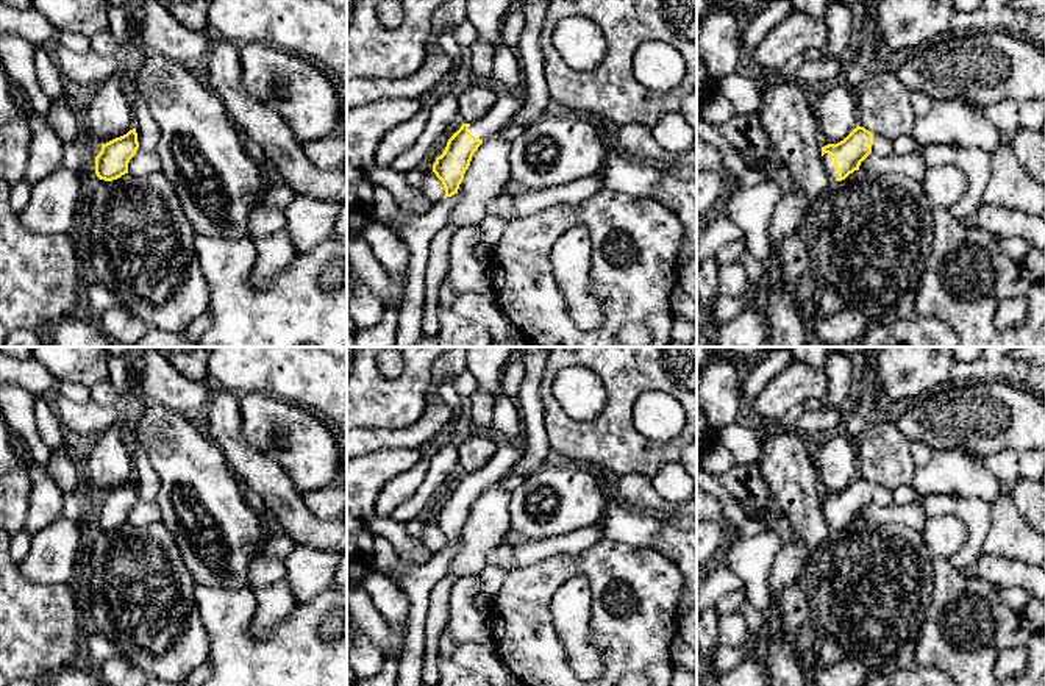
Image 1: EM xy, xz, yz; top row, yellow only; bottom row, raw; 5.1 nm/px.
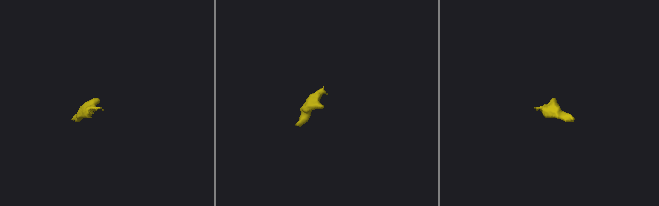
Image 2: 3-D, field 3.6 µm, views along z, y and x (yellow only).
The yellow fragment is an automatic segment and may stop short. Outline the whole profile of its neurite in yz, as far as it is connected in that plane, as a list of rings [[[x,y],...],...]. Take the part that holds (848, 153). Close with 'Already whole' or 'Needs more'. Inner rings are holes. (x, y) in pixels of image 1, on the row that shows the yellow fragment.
[[[856,127],[843,141],[822,147],[822,161],[828,178],[842,181],[872,153],[873,134]]]. Needs more

